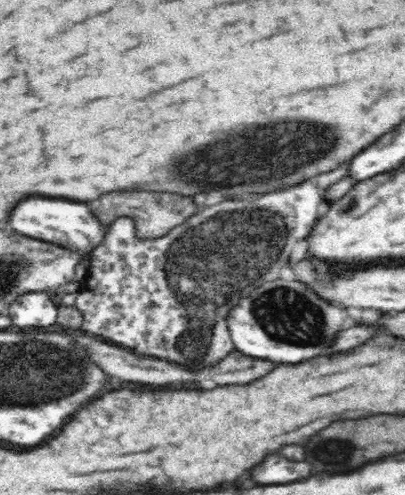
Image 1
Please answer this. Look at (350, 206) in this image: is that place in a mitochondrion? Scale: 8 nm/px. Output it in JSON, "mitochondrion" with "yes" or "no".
{"mitochondrion":"no"}

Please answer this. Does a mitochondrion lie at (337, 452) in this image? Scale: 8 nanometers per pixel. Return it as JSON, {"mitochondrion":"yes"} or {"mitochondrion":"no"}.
{"mitochondrion":"yes"}

